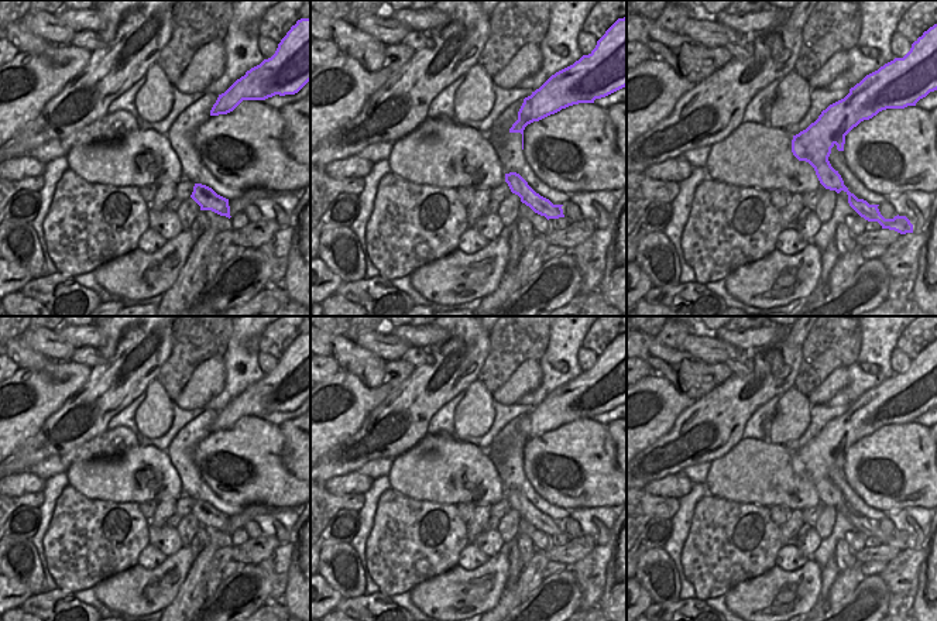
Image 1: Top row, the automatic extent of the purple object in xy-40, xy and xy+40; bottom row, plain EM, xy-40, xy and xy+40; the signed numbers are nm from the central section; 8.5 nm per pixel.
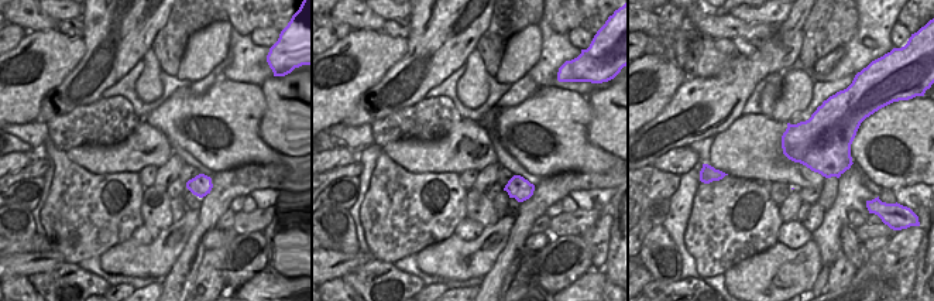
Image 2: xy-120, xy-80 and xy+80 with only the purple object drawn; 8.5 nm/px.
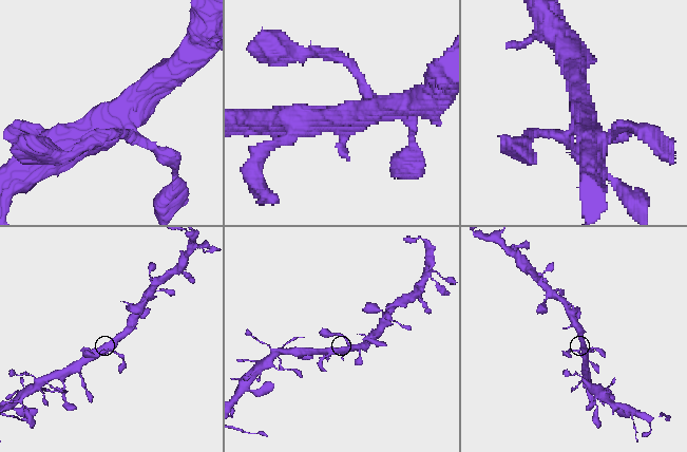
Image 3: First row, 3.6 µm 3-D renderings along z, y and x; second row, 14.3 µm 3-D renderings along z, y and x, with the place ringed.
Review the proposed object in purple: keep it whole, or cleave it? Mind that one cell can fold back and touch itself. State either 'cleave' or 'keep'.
keep

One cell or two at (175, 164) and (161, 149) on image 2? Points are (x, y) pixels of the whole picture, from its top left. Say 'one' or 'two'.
two

